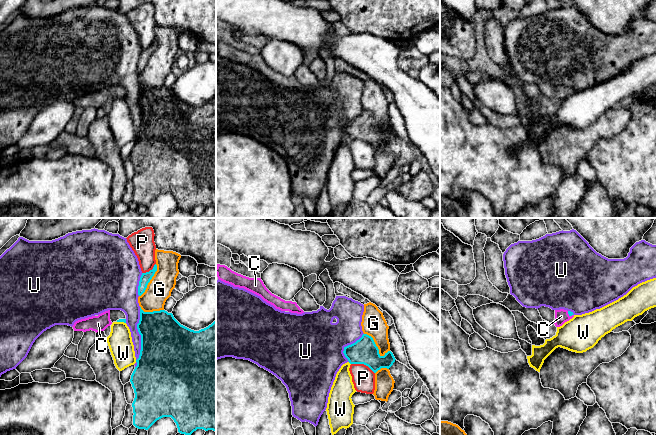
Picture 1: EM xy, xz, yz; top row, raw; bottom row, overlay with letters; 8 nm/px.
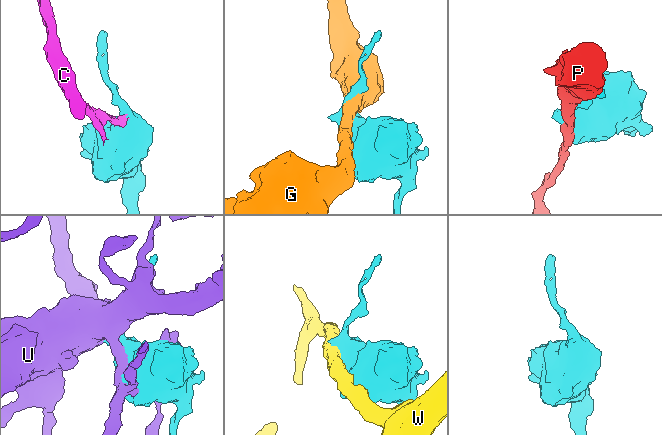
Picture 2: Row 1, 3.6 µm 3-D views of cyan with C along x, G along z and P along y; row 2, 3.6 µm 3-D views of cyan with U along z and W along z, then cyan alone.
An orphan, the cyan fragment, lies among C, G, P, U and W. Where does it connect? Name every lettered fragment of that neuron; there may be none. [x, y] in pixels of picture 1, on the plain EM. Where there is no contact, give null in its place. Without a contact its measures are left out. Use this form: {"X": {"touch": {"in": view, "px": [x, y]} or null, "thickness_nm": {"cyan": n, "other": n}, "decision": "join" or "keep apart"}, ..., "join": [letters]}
{"C": {"touch": {"in": "yz", "px": [570, 91]}, "thickness_nm": {"cyan": 40, "other": 110}, "decision": "join"}, "G": {"touch": {"in": "xz", "px": [377, 123]}, "thickness_nm": {"cyan": 200, "other": 190}, "decision": "keep apart"}, "P": {"touch": {"in": "xz", "px": [363, 139]}, "thickness_nm": {"cyan": 200, "other": 190}, "decision": "keep apart"}, "U": {"touch": {"in": "xy", "px": [141, 113]}, "thickness_nm": {"cyan": 460, "other": 140}, "decision": "keep apart"}, "W": {"touch": {"in": "xy", "px": [121, 97]}, "thickness_nm": {"cyan": 30, "other": 190}, "decision": "keep apart"}, "join": ["C"]}

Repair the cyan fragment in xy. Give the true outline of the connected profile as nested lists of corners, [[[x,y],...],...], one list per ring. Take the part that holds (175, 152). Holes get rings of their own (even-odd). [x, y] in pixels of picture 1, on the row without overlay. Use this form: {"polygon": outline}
{"polygon": [[[140,83],[137,105],[141,111],[141,126],[130,158],[134,165],[133,201],[148,206],[157,196],[171,193],[178,208],[187,212],[197,205],[216,208],[216,96],[199,107],[181,101],[165,86],[144,88]]]}

